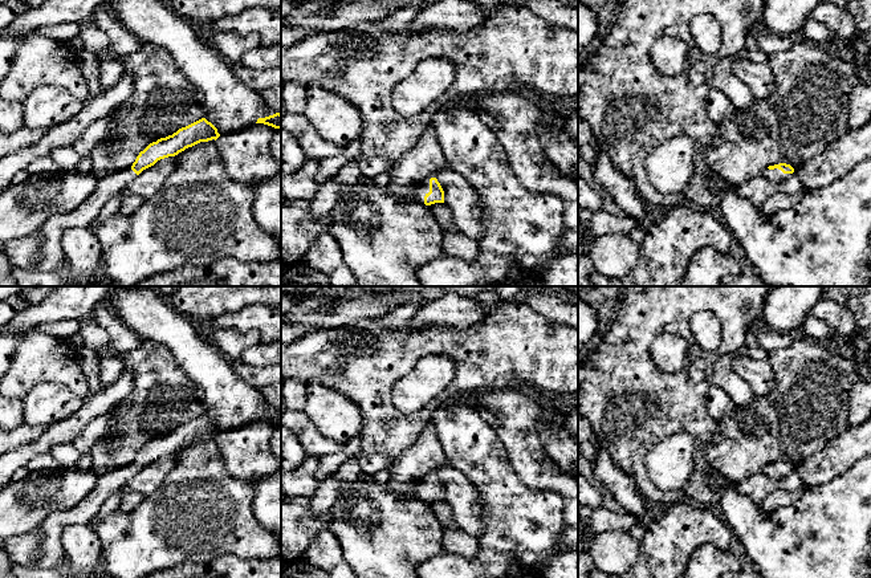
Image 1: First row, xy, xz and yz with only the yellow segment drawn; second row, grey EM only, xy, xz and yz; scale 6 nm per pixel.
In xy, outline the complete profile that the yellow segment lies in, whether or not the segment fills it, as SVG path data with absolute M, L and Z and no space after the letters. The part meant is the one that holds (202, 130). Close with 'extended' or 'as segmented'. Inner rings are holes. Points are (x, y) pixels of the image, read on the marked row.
M202 118L179 129L172 135L150 143L139 152L131 167L99 179L97 188L80 207L66 215L48 219L38 228L36 233L41 237L42 251L36 272L62 269L65 264L65 255L61 247L64 231L68 228L87 228L105 204L133 183L143 170L154 166L160 159L175 156L188 147L200 142L216 141L219 137L217 129L205 118Z; extended

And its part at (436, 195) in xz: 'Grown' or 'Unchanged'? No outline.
Grown

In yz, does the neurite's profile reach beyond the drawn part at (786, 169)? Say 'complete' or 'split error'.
split error

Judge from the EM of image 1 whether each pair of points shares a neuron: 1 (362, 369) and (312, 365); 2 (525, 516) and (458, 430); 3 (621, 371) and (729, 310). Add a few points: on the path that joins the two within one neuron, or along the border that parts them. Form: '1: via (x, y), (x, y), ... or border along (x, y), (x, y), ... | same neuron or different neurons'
1: via (350, 365), (324, 362) | same neuron
2: via (504, 495), (476, 451) | same neuron
3: via (639, 341), (678, 302), (699, 302) | same neuron

